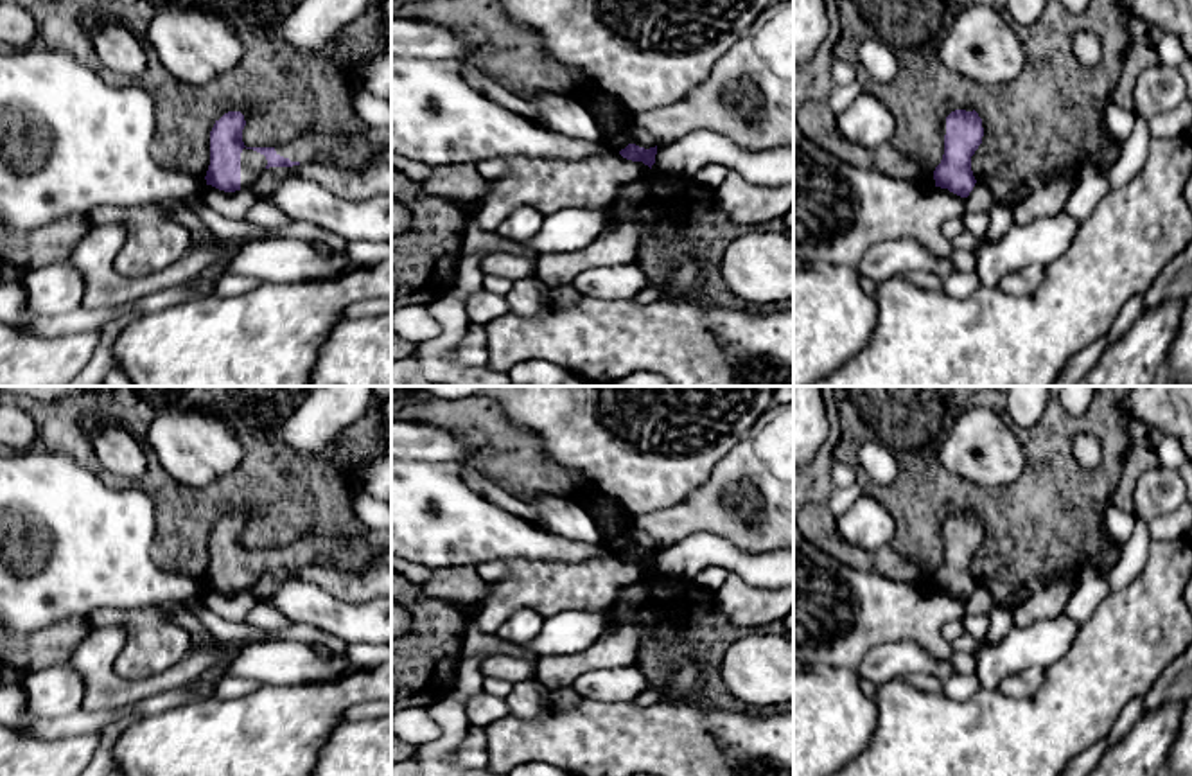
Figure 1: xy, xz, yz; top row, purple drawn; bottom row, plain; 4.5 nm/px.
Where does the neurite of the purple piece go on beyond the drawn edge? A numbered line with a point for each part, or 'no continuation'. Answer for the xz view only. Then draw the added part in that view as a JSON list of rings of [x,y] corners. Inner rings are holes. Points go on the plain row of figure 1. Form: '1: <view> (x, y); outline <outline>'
no continuation

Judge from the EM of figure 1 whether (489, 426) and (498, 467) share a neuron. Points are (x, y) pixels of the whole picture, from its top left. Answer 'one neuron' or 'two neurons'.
one neuron

